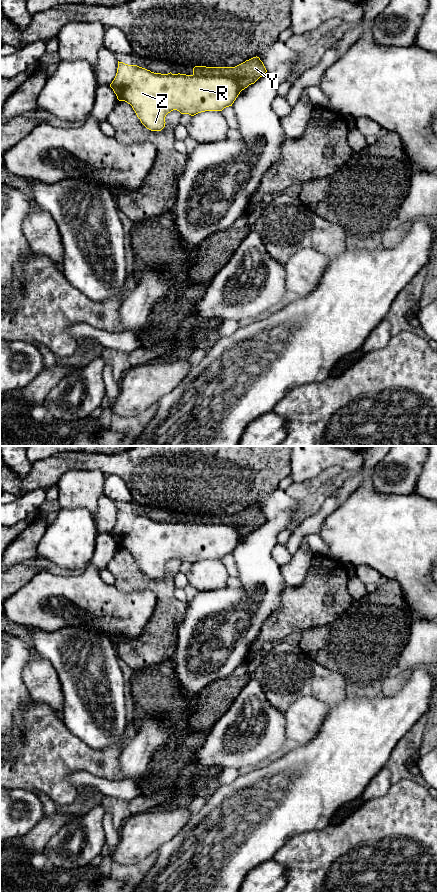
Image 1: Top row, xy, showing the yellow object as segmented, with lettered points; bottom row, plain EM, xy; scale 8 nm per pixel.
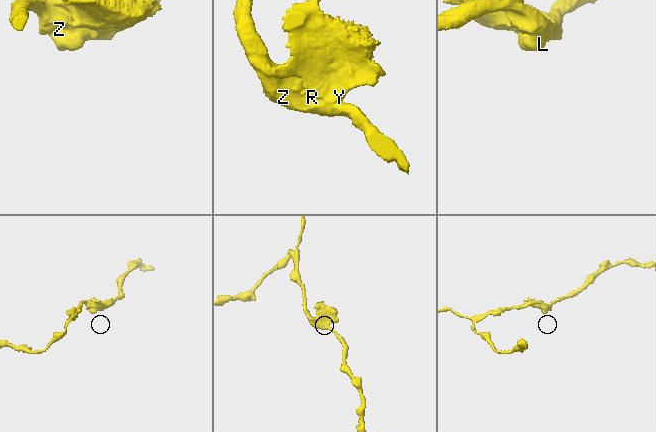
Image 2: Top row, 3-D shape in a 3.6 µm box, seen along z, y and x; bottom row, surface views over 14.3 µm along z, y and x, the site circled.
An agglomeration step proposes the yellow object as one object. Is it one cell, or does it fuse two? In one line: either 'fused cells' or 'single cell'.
fused cells

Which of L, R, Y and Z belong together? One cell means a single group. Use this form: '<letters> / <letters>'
L R Z / Y

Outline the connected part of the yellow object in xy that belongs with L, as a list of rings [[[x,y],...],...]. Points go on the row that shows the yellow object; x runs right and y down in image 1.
[[[119,61],[110,87],[119,101],[132,106],[141,123],[151,131],[161,131],[165,127],[166,115],[173,110],[191,116],[205,111],[222,111],[232,106],[241,92],[239,84],[230,77],[154,73]]]

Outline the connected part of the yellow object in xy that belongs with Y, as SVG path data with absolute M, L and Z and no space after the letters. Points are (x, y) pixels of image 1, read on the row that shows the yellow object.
M253 57L235 67L206 67L195 66L193 75L197 76L224 76L234 79L240 87L240 91L254 84L267 72L259 57Z

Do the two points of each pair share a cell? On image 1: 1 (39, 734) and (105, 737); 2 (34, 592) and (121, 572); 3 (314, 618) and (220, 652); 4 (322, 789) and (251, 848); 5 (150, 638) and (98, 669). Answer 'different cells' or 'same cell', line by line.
1: different cells
2: different cells
3: different cells
4: same cell
5: different cells

